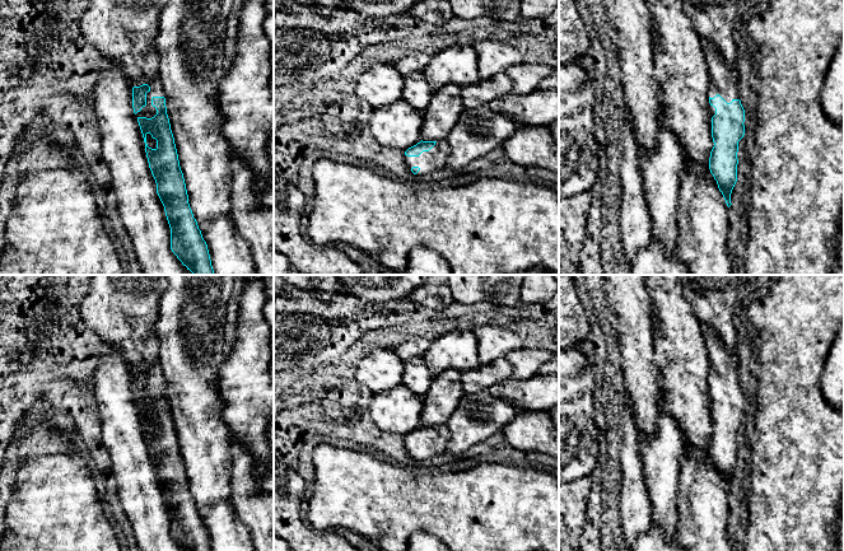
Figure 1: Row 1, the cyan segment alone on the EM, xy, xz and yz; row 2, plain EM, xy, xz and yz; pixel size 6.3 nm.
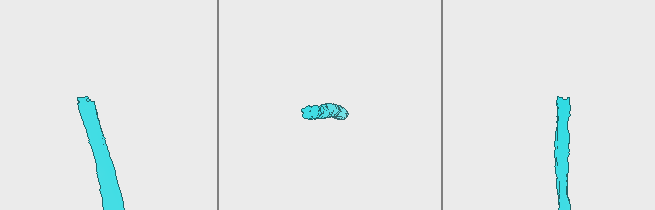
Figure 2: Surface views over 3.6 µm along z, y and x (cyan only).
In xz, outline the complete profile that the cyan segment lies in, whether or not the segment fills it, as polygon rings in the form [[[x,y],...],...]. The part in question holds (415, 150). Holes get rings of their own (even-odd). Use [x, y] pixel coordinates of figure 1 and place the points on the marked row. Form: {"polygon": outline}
{"polygon": [[[446,139],[420,141],[405,151],[405,163],[416,176],[426,176],[447,165],[451,146]]]}

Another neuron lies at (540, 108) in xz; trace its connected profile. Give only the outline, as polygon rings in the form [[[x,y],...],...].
[[[538,89],[528,95],[513,92],[496,97],[488,106],[513,120],[518,127],[550,126],[559,121],[559,92]]]

